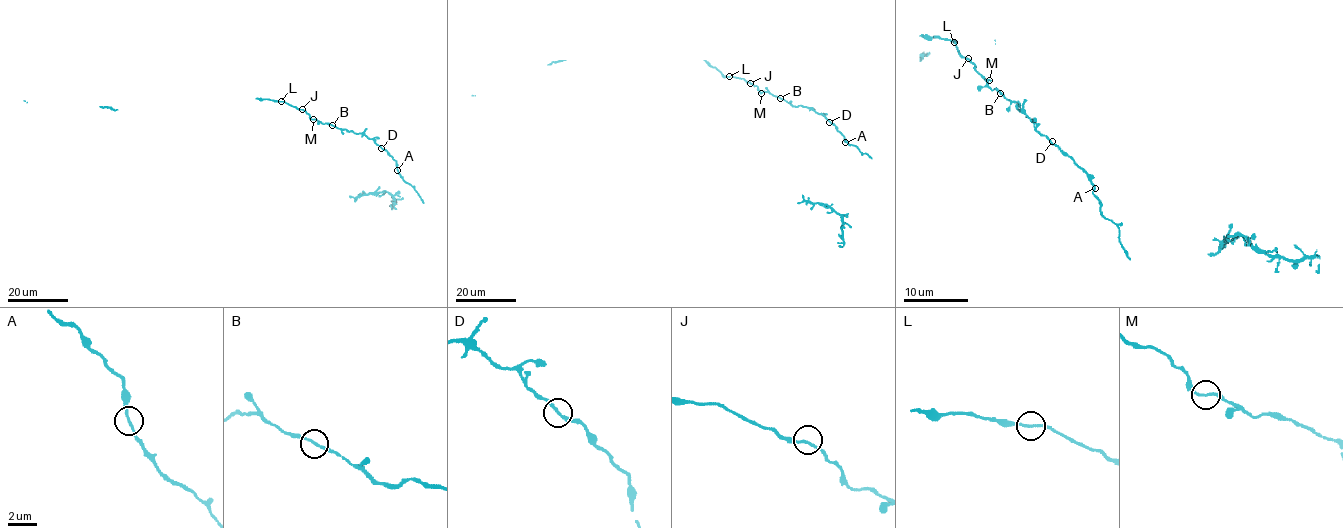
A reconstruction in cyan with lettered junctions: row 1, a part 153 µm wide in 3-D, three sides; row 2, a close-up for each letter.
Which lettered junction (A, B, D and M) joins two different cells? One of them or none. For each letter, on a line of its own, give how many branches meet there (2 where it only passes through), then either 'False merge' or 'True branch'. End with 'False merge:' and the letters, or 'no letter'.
A: Branches: 2. True branch
B: Branches: 2. True branch
D: Branches: 2. True branch
M: Branches: 2. True branch
False merge: no letter

